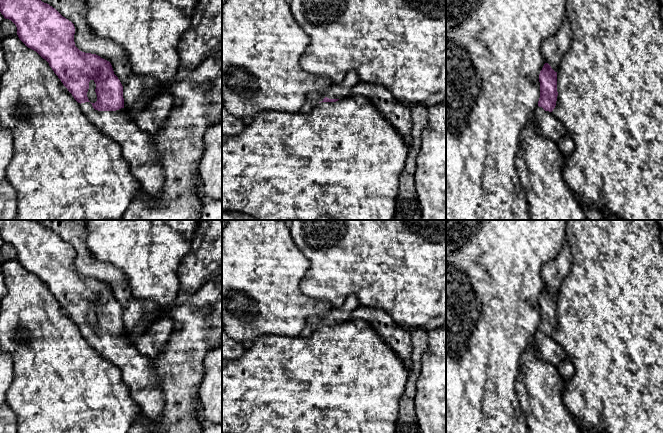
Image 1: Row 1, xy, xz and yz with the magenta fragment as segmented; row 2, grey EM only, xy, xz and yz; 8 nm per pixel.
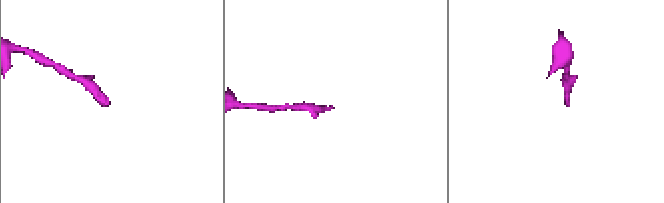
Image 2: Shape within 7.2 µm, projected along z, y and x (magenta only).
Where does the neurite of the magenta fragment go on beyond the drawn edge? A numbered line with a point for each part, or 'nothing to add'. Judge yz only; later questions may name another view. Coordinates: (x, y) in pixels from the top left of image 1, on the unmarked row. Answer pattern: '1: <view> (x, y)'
1: yz (547, 349)

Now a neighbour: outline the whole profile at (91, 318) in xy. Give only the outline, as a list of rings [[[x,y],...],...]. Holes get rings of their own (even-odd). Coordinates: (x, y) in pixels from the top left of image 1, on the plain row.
[[[90,304],[87,321],[91,327],[95,327],[97,325],[97,319],[96,319],[95,313],[96,313],[96,308],[94,304]]]

